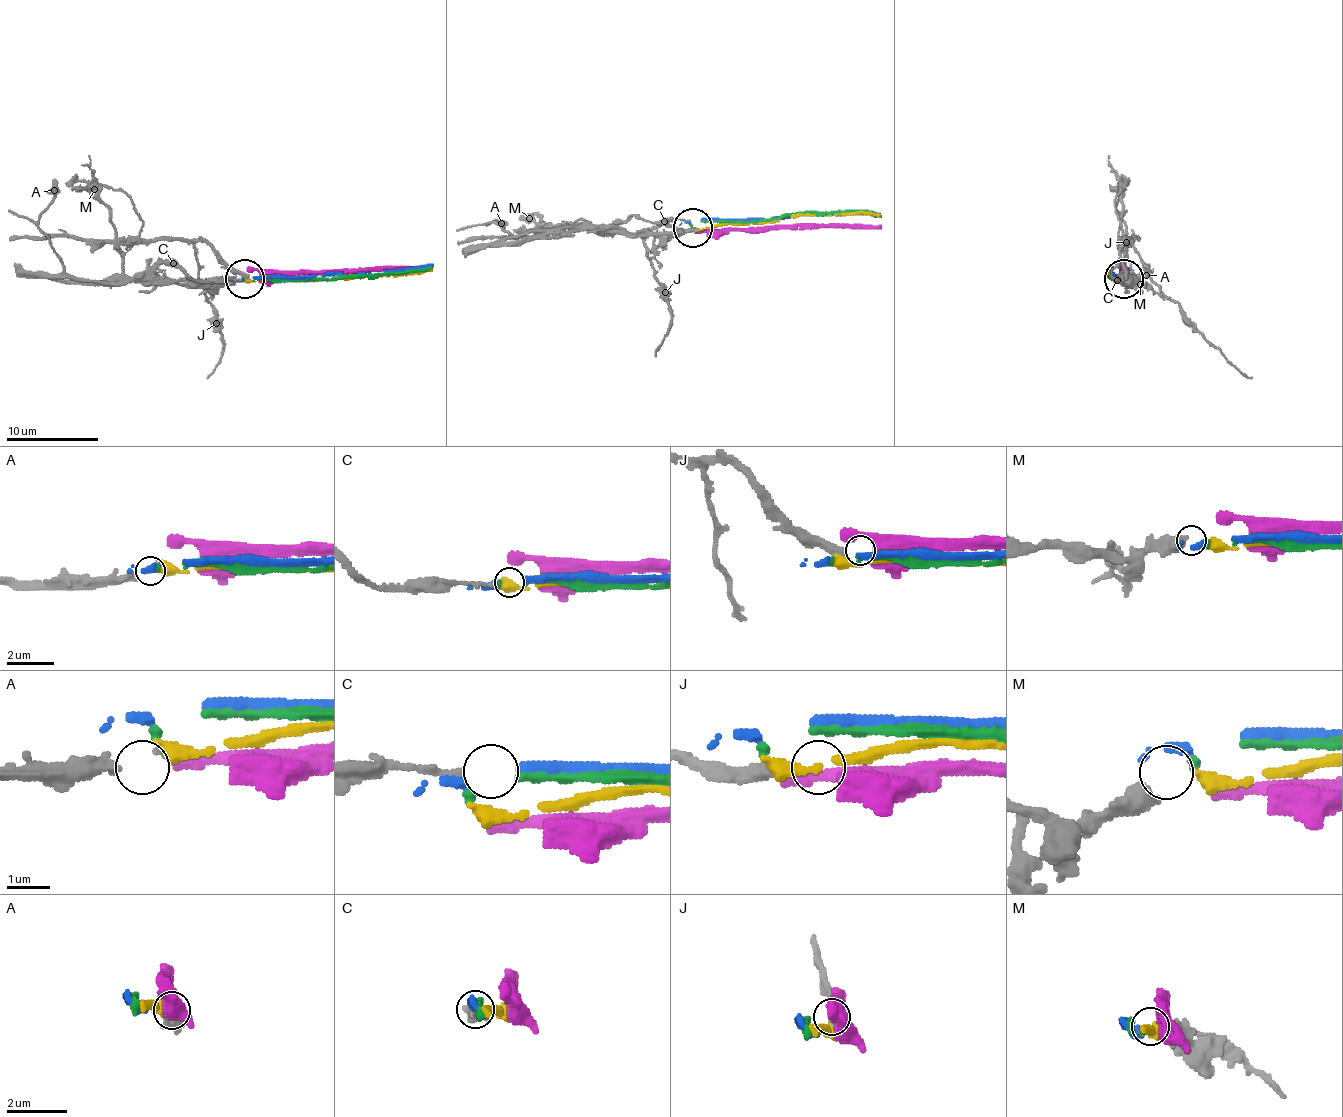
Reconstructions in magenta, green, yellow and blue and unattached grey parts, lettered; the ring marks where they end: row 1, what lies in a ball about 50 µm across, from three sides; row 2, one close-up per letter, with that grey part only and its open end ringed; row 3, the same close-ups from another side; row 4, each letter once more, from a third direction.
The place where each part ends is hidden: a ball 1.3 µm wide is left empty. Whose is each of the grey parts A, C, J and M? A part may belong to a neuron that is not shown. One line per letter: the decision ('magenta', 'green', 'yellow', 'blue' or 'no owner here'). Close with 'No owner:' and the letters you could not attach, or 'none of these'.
A: yellow
C: no owner here
J: no owner here
M: green
No owner: C, J

